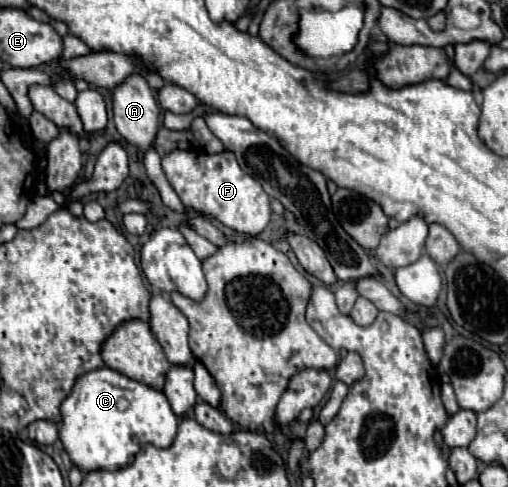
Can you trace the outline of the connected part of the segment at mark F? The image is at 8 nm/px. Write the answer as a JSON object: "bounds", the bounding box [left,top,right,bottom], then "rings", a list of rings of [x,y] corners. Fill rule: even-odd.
{"bounds":[162,151,272,235],"rings":[[[176,151],[168,153],[162,159],[162,169],[166,179],[182,199],[186,207],[192,207],[208,217],[218,219],[226,227],[246,233],[258,235],[264,231],[272,217],[270,197],[264,193],[262,185],[244,173],[232,151],[222,153],[206,153],[206,151]]]}

